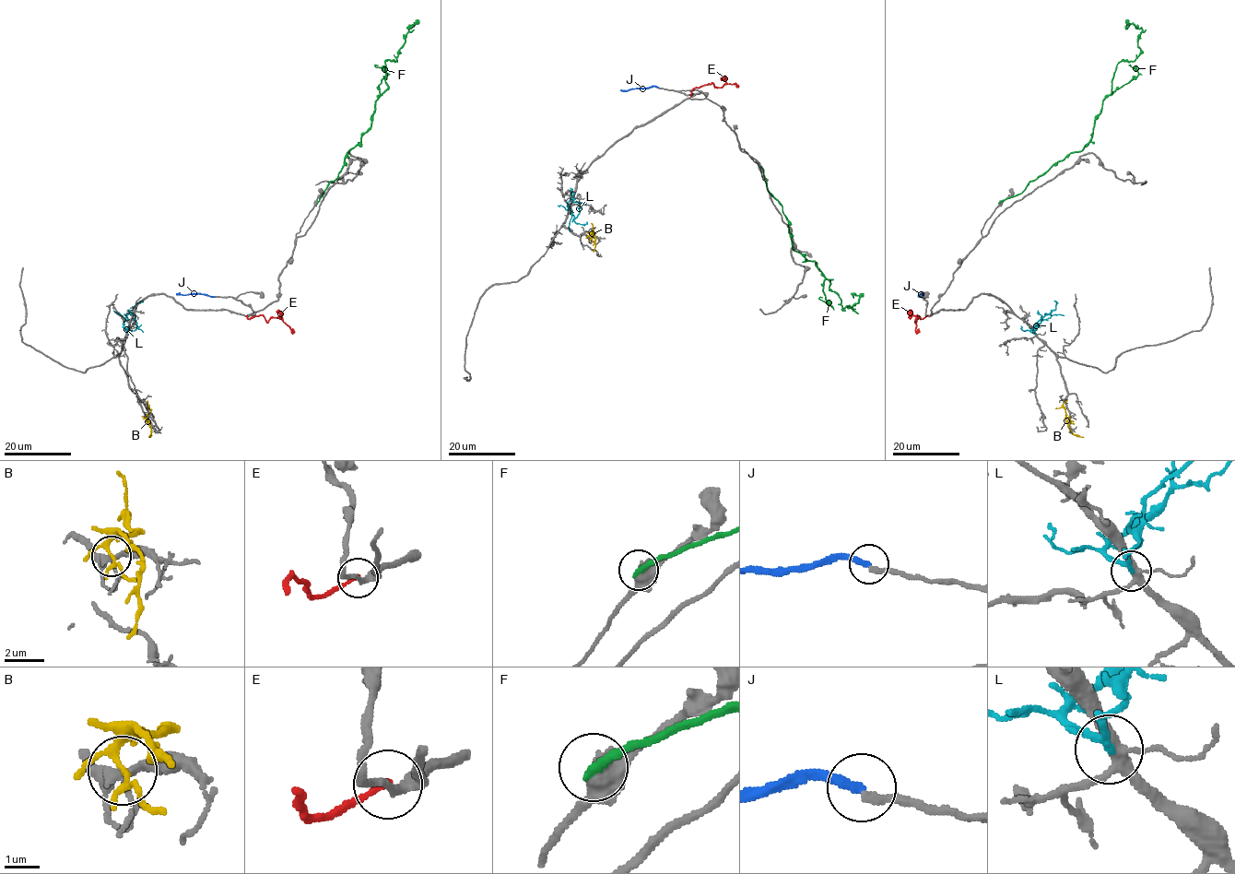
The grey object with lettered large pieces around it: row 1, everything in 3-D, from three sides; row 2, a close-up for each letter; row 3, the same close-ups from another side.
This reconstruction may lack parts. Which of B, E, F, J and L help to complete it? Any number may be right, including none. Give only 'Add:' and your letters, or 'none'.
Add: L

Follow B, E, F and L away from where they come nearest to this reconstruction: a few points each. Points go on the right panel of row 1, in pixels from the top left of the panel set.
B: (1070, 418), (1065, 421), (1070, 431), (1083, 437)
E: (928, 315), (921, 319), (917, 315), (916, 322), (920, 318), (915, 330), (919, 328)
F: (999, 202), (1089, 142), (1116, 66), (1140, 53), (1142, 29), (1125, 28)
L: (1034, 334), (1037, 322), (1053, 310), (1056, 302), (1053, 301)

